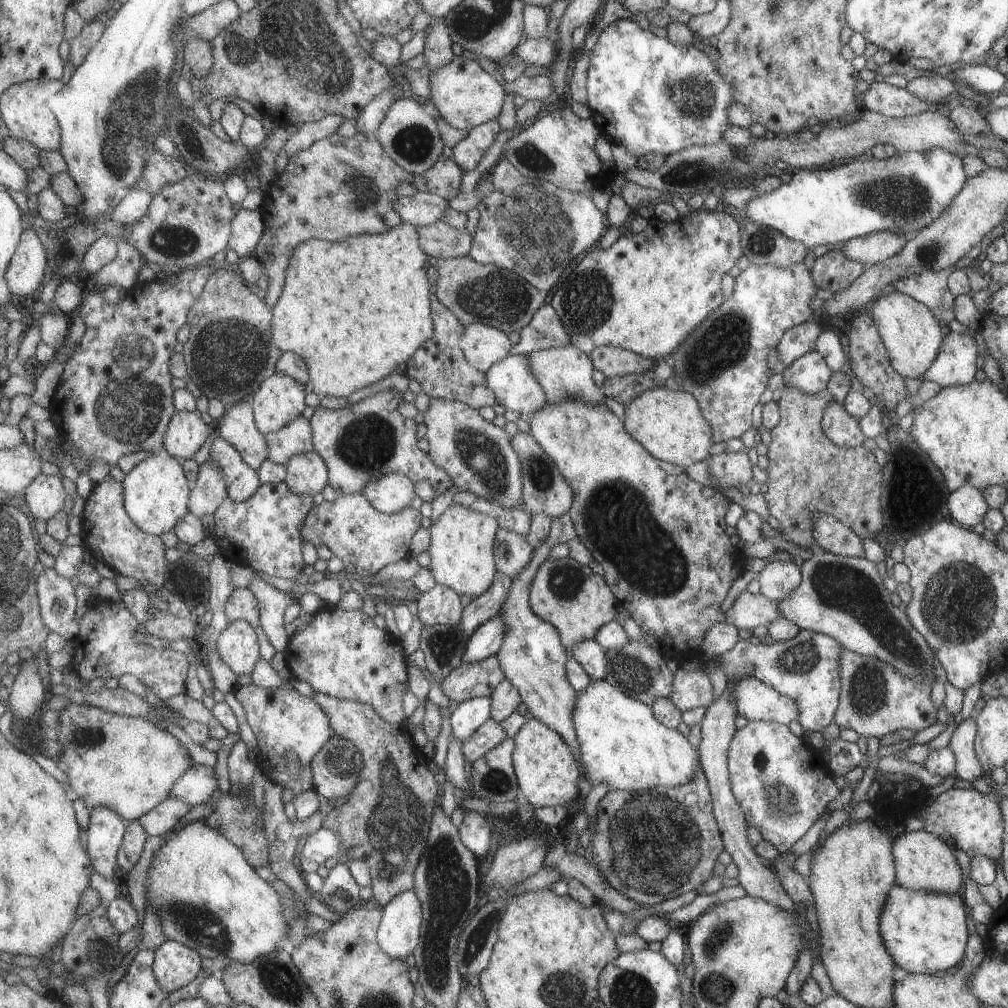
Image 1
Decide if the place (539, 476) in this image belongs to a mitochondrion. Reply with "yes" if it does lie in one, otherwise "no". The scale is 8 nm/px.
yes

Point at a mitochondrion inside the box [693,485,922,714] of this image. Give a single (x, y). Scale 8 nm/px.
(801, 659)

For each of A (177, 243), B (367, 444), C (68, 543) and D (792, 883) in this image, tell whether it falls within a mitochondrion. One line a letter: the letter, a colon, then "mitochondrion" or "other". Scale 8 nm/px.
A: mitochondrion
B: mitochondrion
C: other
D: other

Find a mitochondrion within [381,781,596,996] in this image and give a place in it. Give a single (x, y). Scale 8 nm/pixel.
(476, 939)

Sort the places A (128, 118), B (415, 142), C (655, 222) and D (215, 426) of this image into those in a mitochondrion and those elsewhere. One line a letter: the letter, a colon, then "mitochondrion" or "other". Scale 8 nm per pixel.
A: mitochondrion
B: mitochondrion
C: other
D: other

